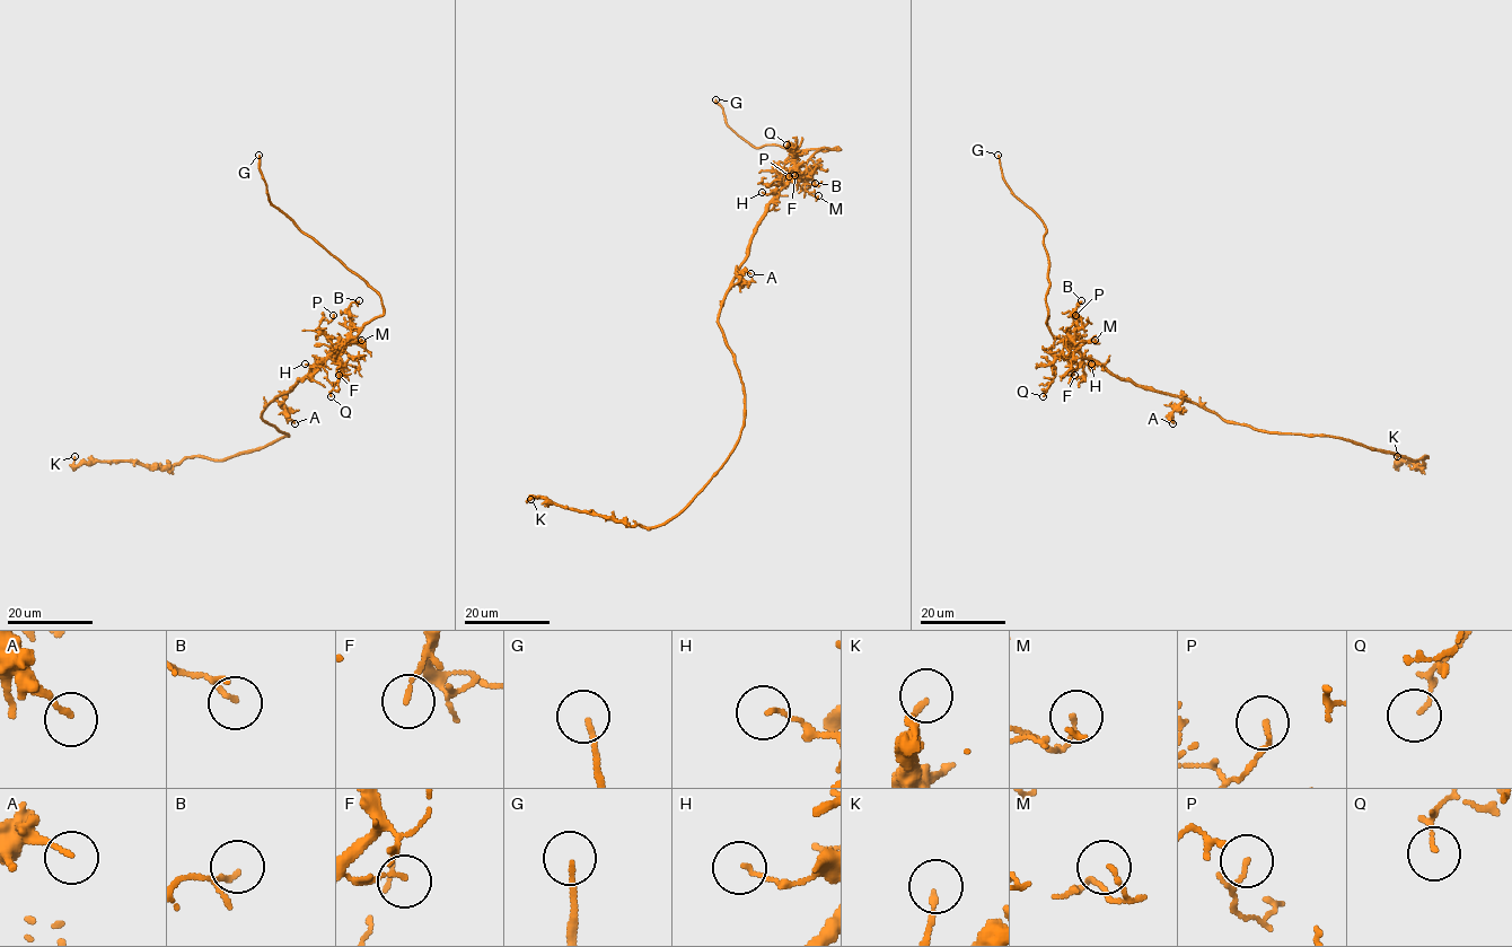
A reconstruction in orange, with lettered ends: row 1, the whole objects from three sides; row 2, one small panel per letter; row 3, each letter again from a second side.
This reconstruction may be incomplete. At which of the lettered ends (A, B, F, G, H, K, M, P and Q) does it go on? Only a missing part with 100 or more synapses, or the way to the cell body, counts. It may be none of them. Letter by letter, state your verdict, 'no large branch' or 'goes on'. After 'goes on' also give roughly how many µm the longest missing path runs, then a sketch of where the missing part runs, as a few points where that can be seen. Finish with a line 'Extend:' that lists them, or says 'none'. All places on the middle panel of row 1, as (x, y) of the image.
A: no large branch
B: no large branch
F: no large branch
G: goes on; missing 10 µm; course (715, 99), (713, 97), (724, 84), (726, 87)
H: no large branch
K: no large branch
M: no large branch
P: no large branch
Q: no large branch
Extend: G

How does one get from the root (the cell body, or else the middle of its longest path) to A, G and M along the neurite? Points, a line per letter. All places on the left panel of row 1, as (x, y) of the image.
A: (272, 401), (280, 402), (295, 423)
G: (272, 401), (288, 392), (318, 361), (380, 316), (383, 307), (376, 291), (270, 201), (258, 168), (258, 155)
M: (272, 401), (288, 392), (318, 361), (342, 344), (349, 341), (360, 343), (361, 340)

